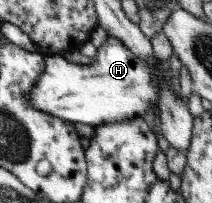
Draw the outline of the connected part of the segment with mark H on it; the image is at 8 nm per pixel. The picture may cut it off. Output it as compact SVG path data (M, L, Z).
M107 36L96 50L95 62L89 66L68 62L62 55L45 55L43 73L39 75L35 87L31 87L29 91L29 104L37 112L53 116L57 120L88 126L112 124L122 119L131 119L131 117L143 119L145 112L152 111L153 106L157 107L157 88L161 83L167 83L169 88L171 86L167 62L163 64L160 59L154 57L154 63L149 65L146 61L137 59L116 37L111 36Z

